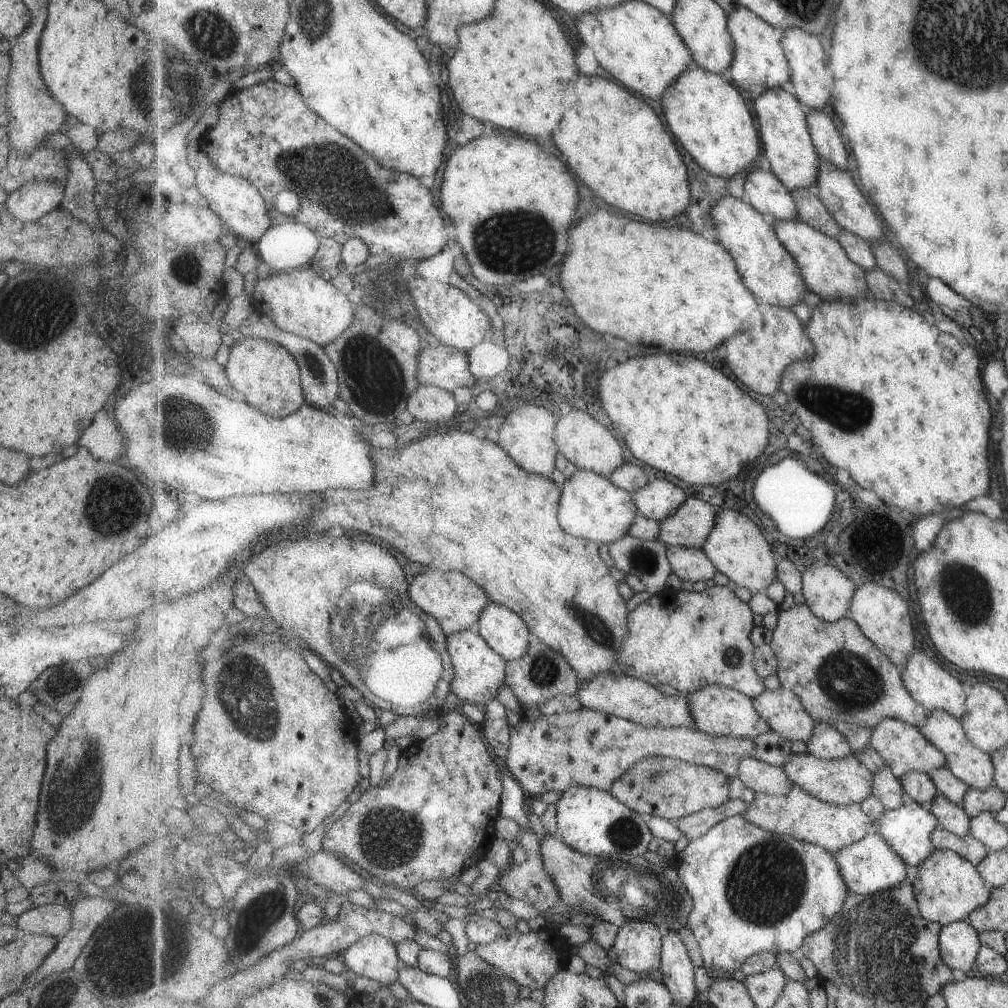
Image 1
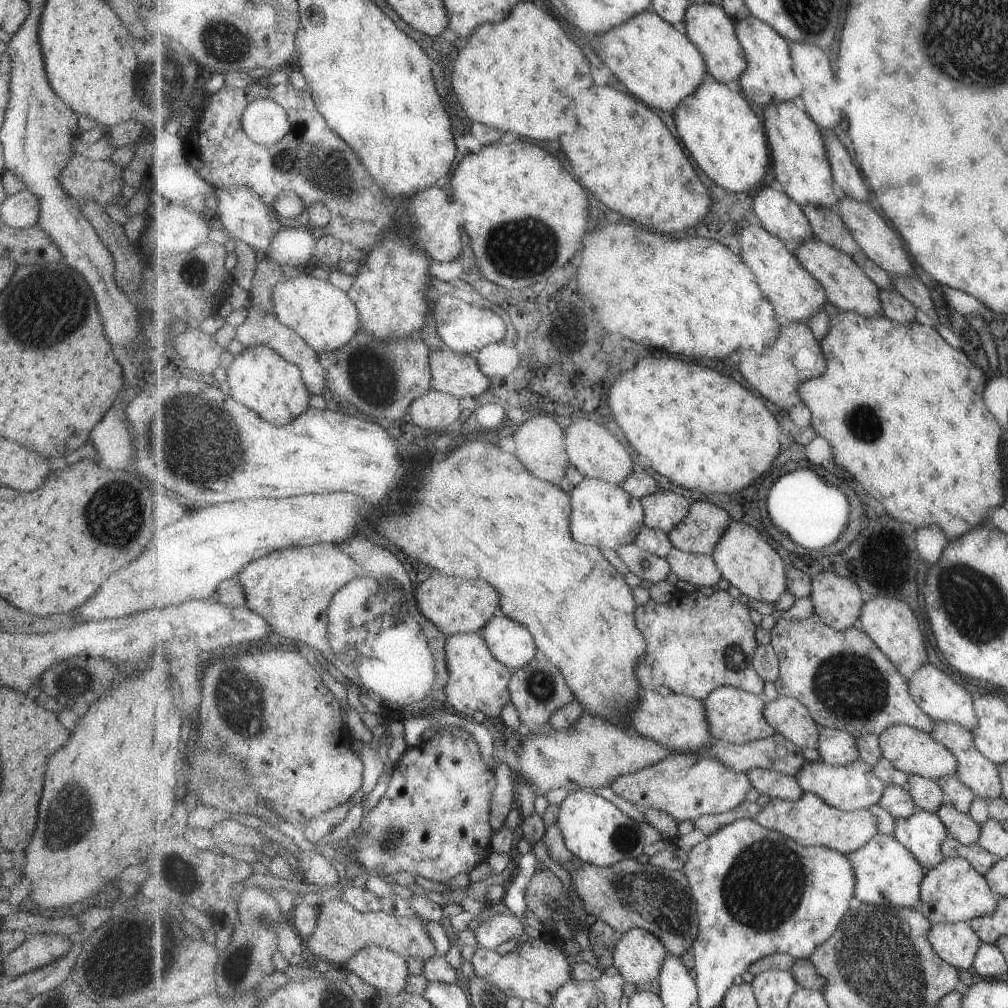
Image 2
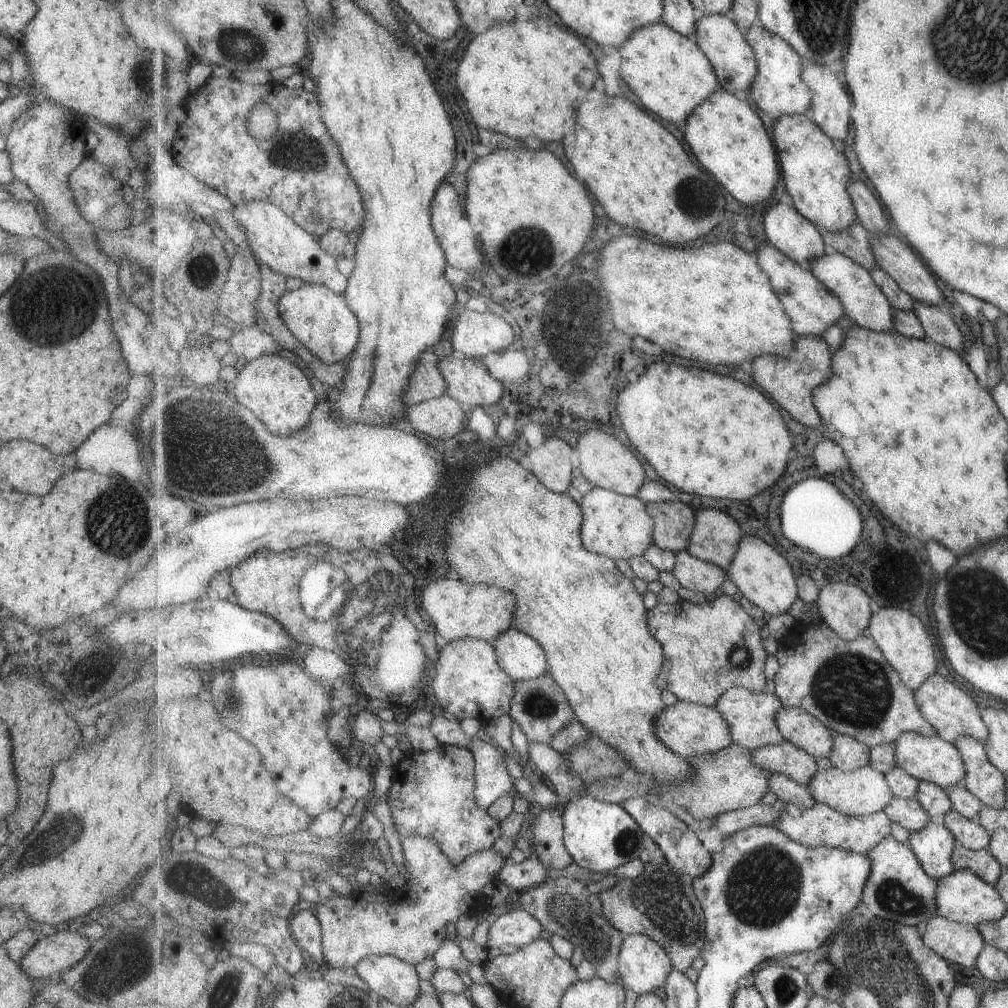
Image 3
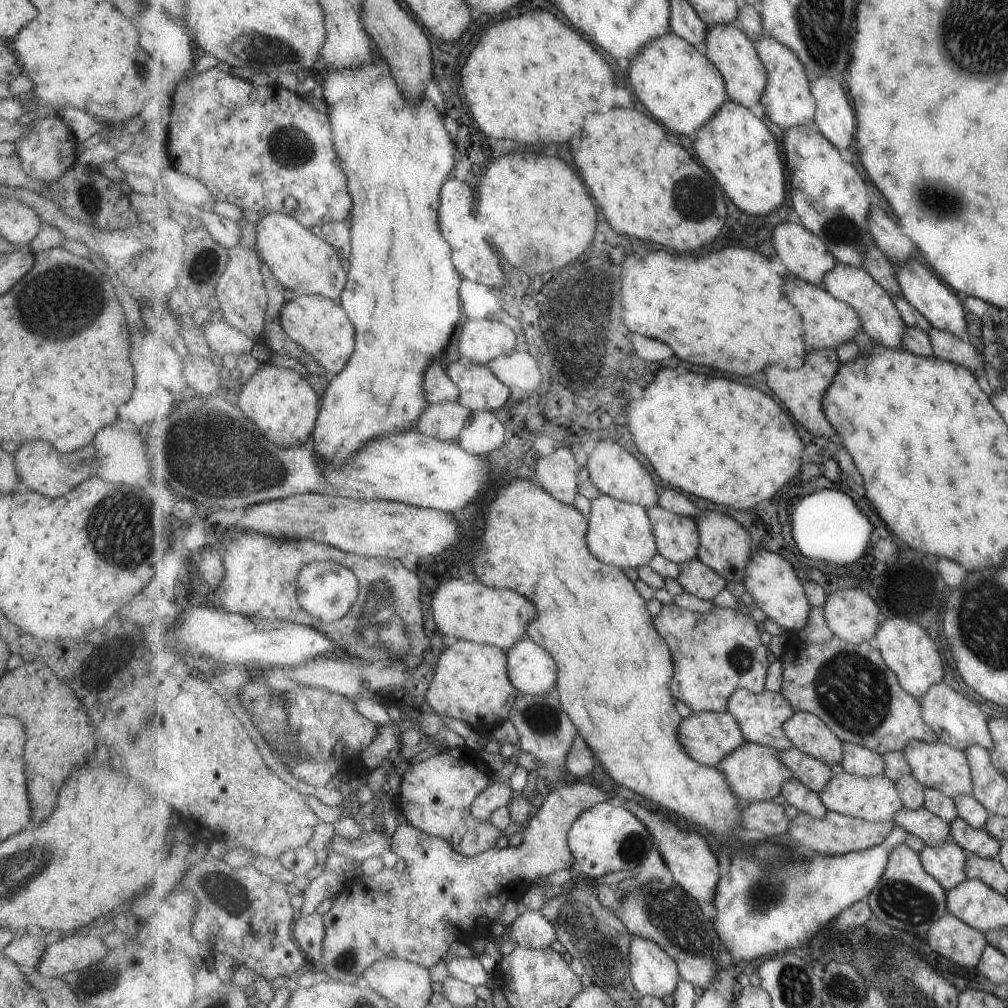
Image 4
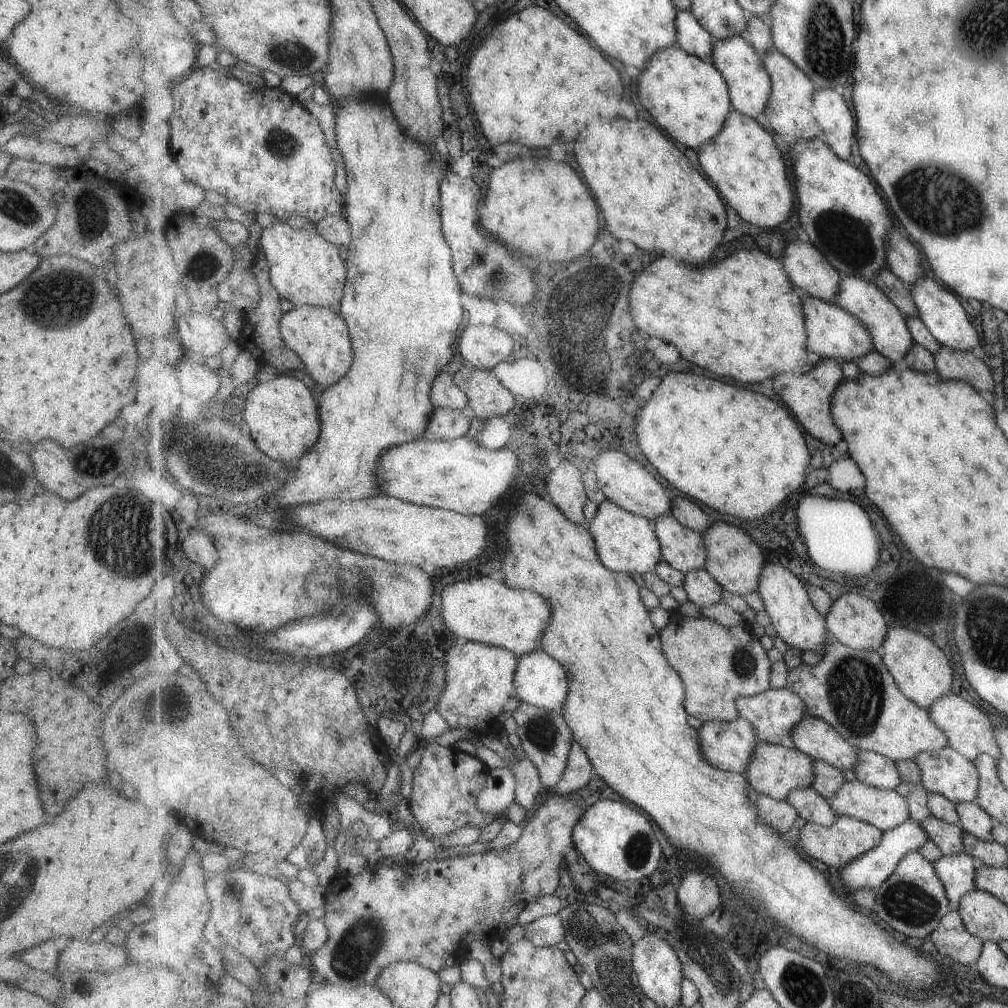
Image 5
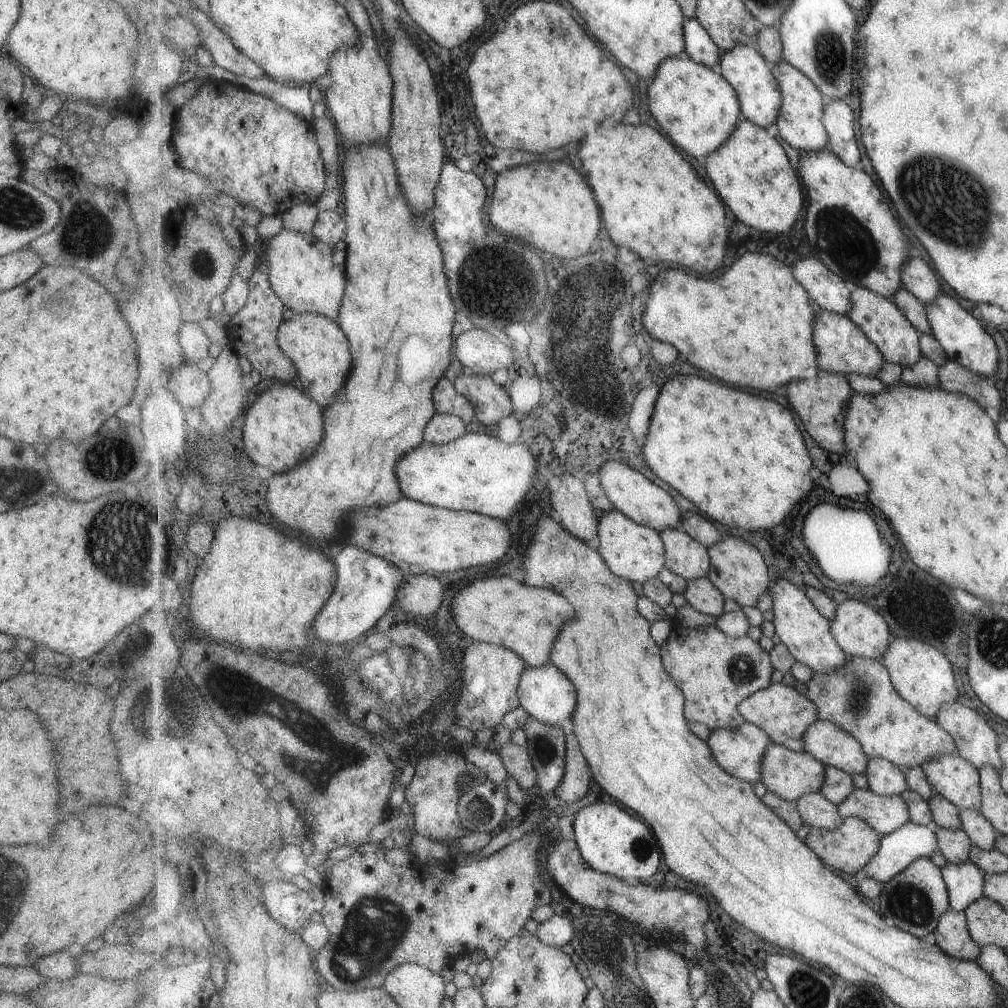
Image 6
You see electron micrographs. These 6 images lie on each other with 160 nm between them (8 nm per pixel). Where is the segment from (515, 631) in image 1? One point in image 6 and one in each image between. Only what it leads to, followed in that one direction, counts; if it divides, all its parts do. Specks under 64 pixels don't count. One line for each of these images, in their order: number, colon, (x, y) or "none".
2: (509, 640)
3: (521, 656)
4: (531, 669)
5: (541, 681)
6: (545, 691)

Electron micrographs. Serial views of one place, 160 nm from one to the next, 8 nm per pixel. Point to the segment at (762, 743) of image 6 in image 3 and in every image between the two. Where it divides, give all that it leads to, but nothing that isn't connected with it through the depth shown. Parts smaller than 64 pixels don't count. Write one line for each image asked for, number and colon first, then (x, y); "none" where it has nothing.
3: (691, 730)
4: (709, 737)
5: (729, 745)

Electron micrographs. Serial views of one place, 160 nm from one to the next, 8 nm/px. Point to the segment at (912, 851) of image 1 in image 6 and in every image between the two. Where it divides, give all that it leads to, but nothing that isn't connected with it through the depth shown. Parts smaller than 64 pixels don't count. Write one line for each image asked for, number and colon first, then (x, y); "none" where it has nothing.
2: (923, 834)
3: (934, 845)
4: (945, 863)
5: (957, 871)
6: (965, 881)

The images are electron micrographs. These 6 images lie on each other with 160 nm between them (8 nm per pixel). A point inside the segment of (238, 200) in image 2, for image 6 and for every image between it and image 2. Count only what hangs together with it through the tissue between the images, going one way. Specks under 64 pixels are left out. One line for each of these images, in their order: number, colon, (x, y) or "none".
3: (278, 240)
4: (302, 260)
5: (306, 269)
6: (305, 272)

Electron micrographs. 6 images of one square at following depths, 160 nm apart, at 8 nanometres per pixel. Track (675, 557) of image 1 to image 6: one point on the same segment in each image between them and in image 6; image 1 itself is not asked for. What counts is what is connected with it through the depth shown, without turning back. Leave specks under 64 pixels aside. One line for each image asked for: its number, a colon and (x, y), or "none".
2: (701, 570)
3: (693, 573)
4: (697, 578)
5: (702, 589)
6: (702, 595)

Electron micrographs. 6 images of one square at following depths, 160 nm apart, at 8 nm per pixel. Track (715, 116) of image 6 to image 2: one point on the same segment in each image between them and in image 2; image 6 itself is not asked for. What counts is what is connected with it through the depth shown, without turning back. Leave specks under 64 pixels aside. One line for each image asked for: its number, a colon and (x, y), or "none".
2: (657, 61)
3: (671, 74)
4: (678, 81)
5: (689, 97)

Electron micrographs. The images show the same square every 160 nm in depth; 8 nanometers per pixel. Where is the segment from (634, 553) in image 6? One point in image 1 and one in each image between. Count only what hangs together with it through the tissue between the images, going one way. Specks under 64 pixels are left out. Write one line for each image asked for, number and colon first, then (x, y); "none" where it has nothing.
1: (591, 506)
2: (605, 515)
3: (620, 526)
4: (620, 533)
5: (626, 542)

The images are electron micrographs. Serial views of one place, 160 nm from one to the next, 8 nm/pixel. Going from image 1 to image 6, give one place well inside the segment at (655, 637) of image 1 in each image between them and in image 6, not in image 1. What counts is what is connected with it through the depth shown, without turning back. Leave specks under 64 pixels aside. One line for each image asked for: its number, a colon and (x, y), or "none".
2: (696, 643)
3: (709, 648)
4: (721, 651)
5: (719, 664)
6: (716, 672)

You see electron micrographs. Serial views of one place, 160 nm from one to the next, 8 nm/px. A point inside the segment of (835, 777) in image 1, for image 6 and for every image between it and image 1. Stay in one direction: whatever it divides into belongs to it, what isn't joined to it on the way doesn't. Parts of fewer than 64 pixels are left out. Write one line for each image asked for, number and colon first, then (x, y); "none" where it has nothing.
2: (853, 787)
3: (864, 791)
4: (876, 798)
5: (886, 809)
6: (885, 813)

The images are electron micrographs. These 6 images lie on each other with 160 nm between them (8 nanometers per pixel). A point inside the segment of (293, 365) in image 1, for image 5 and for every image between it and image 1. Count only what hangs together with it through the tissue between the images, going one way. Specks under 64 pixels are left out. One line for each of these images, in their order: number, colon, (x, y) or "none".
2: (261, 378)
3: (272, 386)
4: (284, 405)
5: (283, 414)

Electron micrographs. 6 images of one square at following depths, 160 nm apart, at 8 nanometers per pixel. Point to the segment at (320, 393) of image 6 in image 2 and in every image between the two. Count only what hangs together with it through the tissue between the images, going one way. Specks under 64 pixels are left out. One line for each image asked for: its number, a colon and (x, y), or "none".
2: (323, 314)
3: (320, 318)
4: (319, 324)
5: (320, 336)

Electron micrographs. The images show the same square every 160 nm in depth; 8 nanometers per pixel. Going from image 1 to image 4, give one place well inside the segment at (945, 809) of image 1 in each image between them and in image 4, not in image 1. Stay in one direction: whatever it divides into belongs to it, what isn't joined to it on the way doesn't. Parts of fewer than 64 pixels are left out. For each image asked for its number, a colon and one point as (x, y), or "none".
2: (961, 826)
3: (969, 833)
4: (979, 842)

